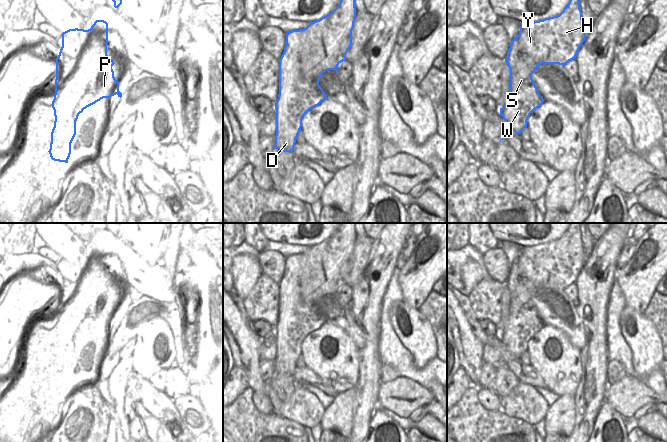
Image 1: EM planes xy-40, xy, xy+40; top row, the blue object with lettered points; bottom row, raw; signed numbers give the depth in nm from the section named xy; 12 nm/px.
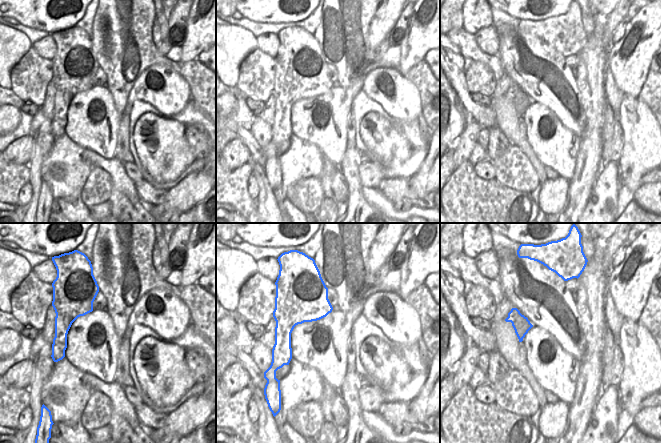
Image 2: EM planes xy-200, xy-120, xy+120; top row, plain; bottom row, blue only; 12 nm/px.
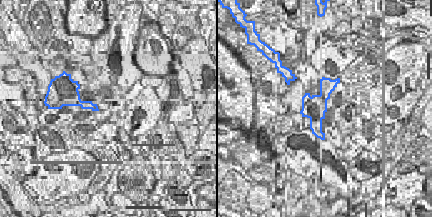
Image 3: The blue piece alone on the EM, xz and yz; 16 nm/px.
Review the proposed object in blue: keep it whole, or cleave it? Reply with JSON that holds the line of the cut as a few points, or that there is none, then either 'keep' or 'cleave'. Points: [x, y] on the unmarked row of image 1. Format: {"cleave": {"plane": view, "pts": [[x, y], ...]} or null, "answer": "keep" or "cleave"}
{"cleave": {"plane": "xy", "pts": [[302, 253], [307, 262], [302, 284], [325, 278], [339, 286]]}, "answer": "cleave"}

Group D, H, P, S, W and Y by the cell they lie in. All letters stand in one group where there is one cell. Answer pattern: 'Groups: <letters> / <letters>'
Groups: D P S W / H Y.

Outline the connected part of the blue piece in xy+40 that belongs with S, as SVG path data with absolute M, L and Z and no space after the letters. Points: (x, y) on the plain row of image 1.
M519 259L511 265L505 285L510 293L510 317L507 326L500 332L500 339L510 353L521 358L527 351L530 338L544 326L532 303L538 288L523 283Z

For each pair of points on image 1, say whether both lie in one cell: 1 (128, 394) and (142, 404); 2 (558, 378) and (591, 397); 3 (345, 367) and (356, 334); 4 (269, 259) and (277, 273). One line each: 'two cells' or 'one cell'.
1: two cells
2: two cells
3: two cells
4: one cell

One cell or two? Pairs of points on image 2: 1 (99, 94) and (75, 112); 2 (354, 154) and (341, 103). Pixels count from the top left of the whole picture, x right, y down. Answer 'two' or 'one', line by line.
1: one
2: two

